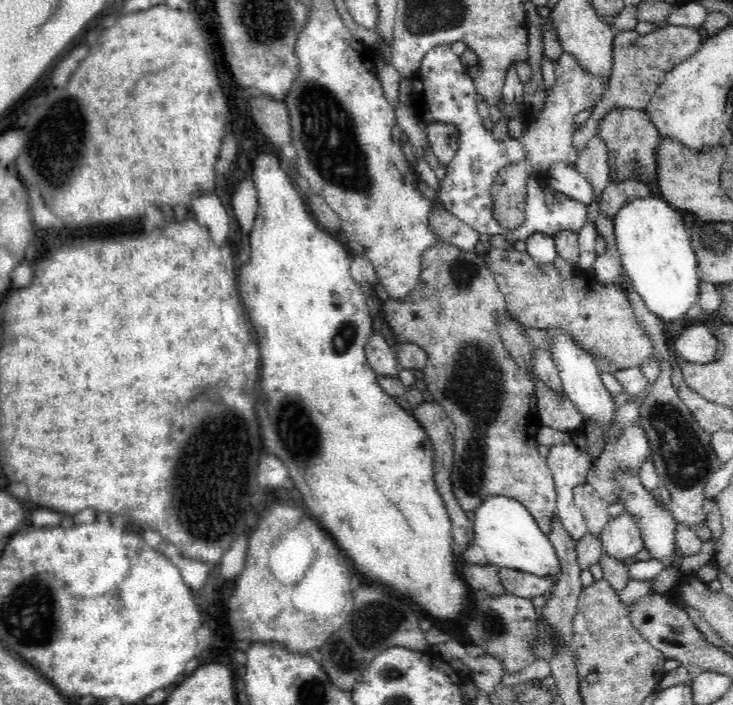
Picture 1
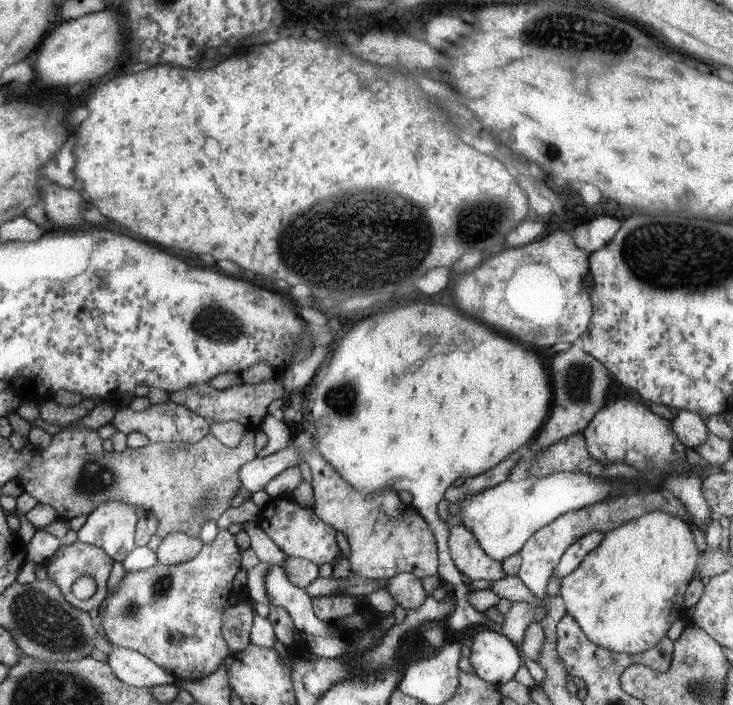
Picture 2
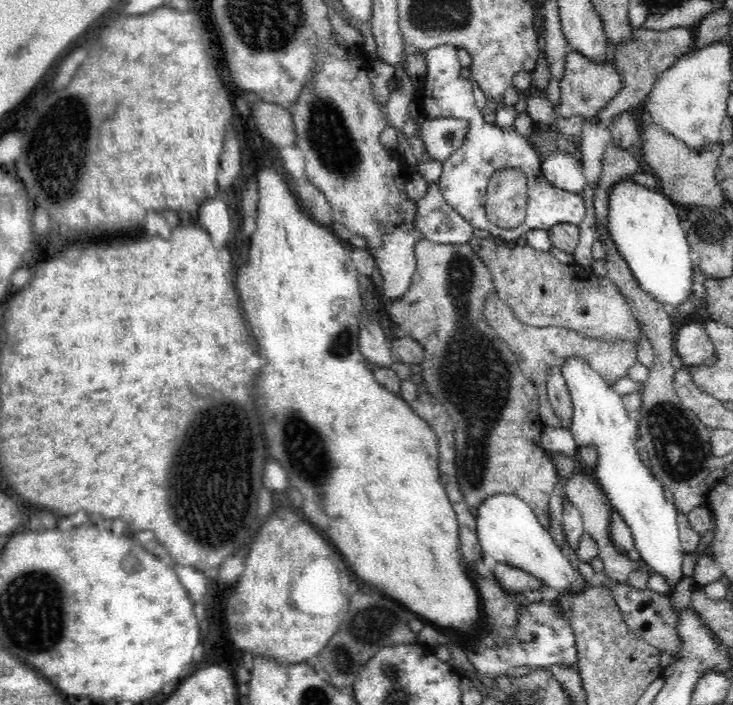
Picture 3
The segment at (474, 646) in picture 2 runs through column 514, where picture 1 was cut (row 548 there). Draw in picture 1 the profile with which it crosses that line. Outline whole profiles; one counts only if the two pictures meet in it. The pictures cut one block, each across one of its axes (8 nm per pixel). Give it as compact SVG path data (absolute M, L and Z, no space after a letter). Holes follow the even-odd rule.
M618 466L612 472L612 480L620 486L618 502L624 504L626 512L634 518L638 528L642 530L642 540L644 548L652 552L652 560L658 560L666 564L666 568L676 568L676 524L674 524L674 514L662 502L658 502L658 494L648 494L640 482L638 472L634 472L632 466Z

